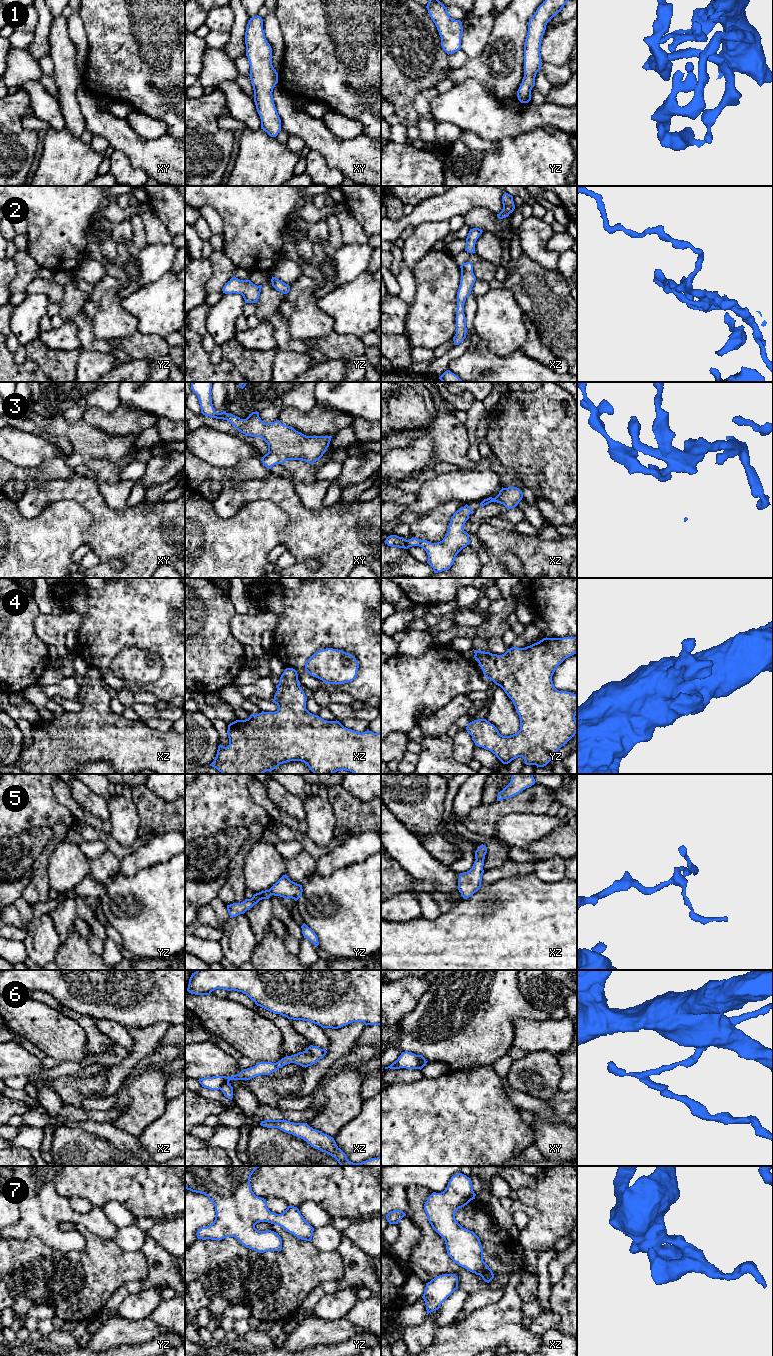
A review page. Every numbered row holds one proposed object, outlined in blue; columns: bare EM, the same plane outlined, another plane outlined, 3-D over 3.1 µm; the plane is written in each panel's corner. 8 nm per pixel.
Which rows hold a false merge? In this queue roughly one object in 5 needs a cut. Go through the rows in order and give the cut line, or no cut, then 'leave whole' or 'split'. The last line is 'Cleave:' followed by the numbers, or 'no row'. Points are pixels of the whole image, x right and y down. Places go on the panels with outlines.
1: no cut | leave whole
2: no cut | leave whole
3: no cut | leave whole
4: no cut | leave whole
5: no cut | leave whole
6: xz (228, 1083), (224, 1083), (219, 1088) | split
7: no cut | leave whole
Cleave: 6

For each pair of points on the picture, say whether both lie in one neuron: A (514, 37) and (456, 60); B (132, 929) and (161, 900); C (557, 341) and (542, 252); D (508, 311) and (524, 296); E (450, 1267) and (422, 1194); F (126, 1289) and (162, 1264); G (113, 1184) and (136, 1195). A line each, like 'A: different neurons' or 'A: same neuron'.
A: different neurons
B: same neuron
C: different neurons
D: different neurons
E: same neuron
F: same neuron
G: same neuron

